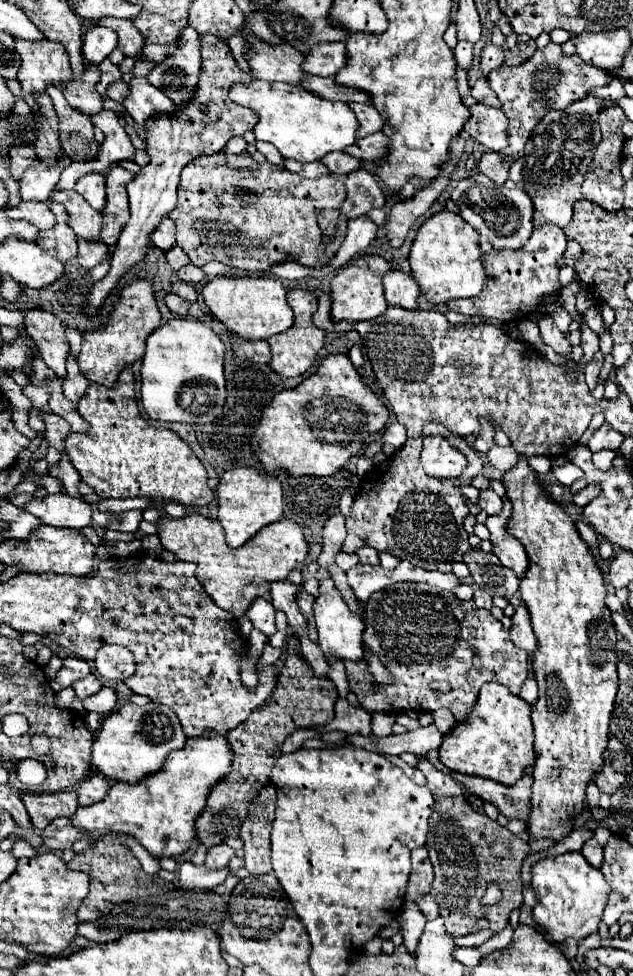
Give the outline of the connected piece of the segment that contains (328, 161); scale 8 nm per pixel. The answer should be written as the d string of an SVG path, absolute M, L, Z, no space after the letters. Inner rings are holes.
M328 152L328 156L324 156L322 162L334 174L350 174L350 172L364 166L362 160L356 160L354 156L348 156L346 152Z

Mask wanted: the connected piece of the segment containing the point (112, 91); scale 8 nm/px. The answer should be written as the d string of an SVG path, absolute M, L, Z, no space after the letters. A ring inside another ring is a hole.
M118 80L118 82L114 82L114 84L108 88L108 96L110 96L112 100L116 100L116 102L122 102L126 94L128 94L128 84L126 84L124 80Z

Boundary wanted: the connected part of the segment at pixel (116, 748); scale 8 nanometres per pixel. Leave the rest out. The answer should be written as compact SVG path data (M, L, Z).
M126 704L120 710L108 714L102 722L100 734L92 746L92 764L112 782L138 784L150 772L162 768L170 752L184 748L186 736L180 728L176 714L162 704Z

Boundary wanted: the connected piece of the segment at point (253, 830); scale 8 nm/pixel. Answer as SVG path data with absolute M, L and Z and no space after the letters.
M268 784L260 790L256 800L252 800L248 818L240 828L240 838L244 840L244 860L250 874L270 874L271 845L270 832L276 810L276 786Z

